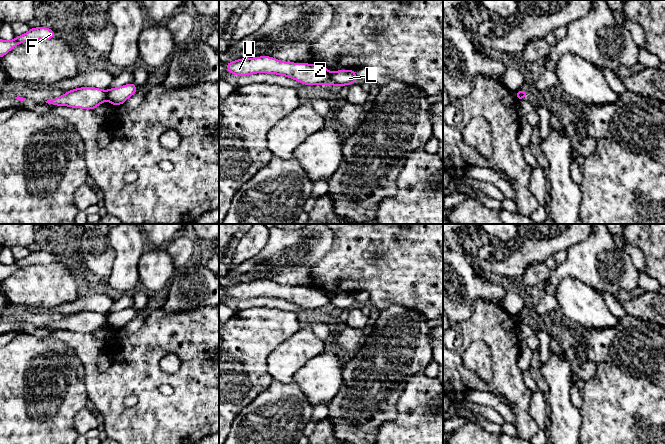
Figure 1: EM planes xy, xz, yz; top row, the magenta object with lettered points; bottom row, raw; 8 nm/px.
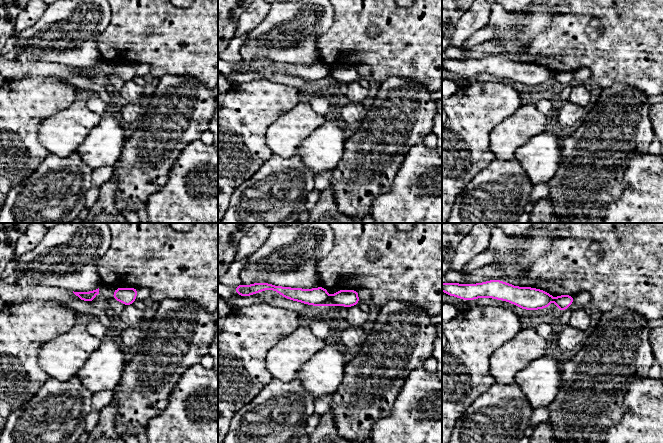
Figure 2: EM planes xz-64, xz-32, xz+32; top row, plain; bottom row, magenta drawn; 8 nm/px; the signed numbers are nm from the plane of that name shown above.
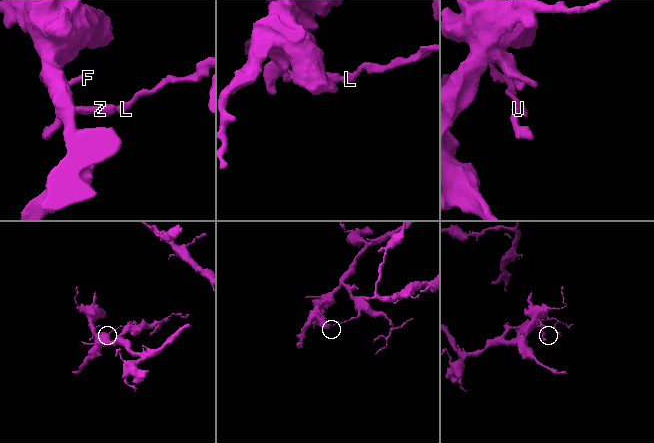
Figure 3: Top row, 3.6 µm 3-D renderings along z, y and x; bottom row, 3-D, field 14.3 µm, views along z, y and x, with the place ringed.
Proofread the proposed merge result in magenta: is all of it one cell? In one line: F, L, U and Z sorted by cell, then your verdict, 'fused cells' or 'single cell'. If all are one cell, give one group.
groups F L / U Z; fused cells

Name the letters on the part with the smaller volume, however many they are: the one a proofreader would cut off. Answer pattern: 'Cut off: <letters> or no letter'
Cut off: U, Z

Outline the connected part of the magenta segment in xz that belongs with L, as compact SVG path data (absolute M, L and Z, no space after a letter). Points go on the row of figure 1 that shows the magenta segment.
M338 70L335 72L332 72L331 78L330 78L330 84L341 87L344 85L350 85L353 83L356 83L357 77L355 70Z

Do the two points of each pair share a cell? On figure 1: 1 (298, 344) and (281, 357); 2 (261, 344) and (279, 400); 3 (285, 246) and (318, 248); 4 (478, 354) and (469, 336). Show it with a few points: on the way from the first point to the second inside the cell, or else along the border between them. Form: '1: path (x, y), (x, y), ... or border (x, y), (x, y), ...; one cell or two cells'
1: path (294, 348), (285, 357); one cell
2: border (273, 381), (256, 397); two cells
3: path (293, 248), (310, 248); one cell
4: border (483, 341), (474, 341), (466, 349), (464, 364); two cells

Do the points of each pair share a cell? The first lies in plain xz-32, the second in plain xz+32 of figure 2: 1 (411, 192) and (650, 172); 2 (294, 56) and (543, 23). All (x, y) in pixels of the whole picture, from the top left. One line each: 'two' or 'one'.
1: one
2: one

